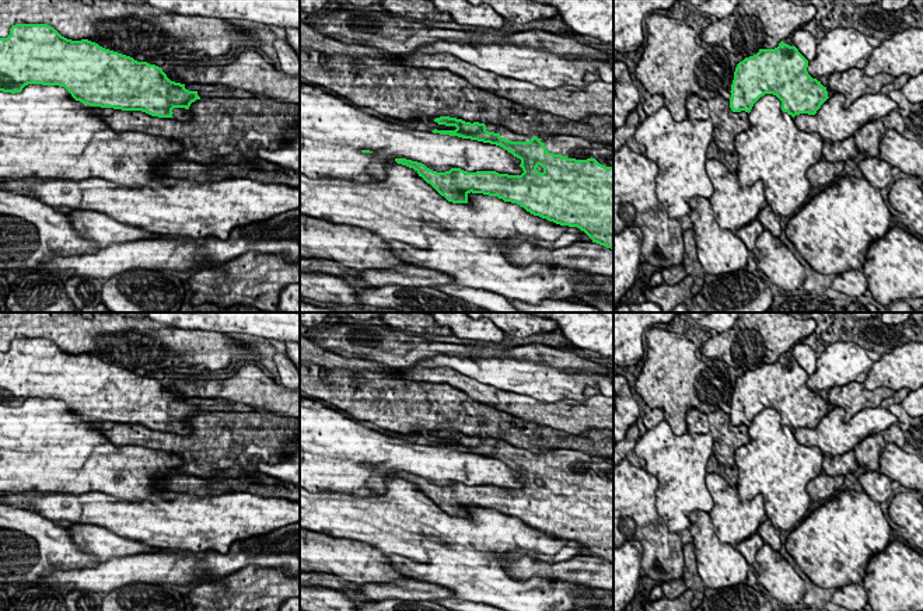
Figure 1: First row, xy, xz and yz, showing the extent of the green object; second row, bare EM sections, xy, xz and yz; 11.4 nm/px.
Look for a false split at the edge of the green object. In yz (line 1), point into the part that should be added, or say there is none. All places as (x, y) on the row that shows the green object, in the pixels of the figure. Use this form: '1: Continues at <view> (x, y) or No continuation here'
1: No continuation here

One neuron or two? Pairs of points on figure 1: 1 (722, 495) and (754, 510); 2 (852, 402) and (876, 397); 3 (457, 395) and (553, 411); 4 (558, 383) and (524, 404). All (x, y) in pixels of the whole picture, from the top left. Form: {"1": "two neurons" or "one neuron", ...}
{"1": "one neuron", "2": "one neuron", "3": "two neurons", "4": "two neurons"}

